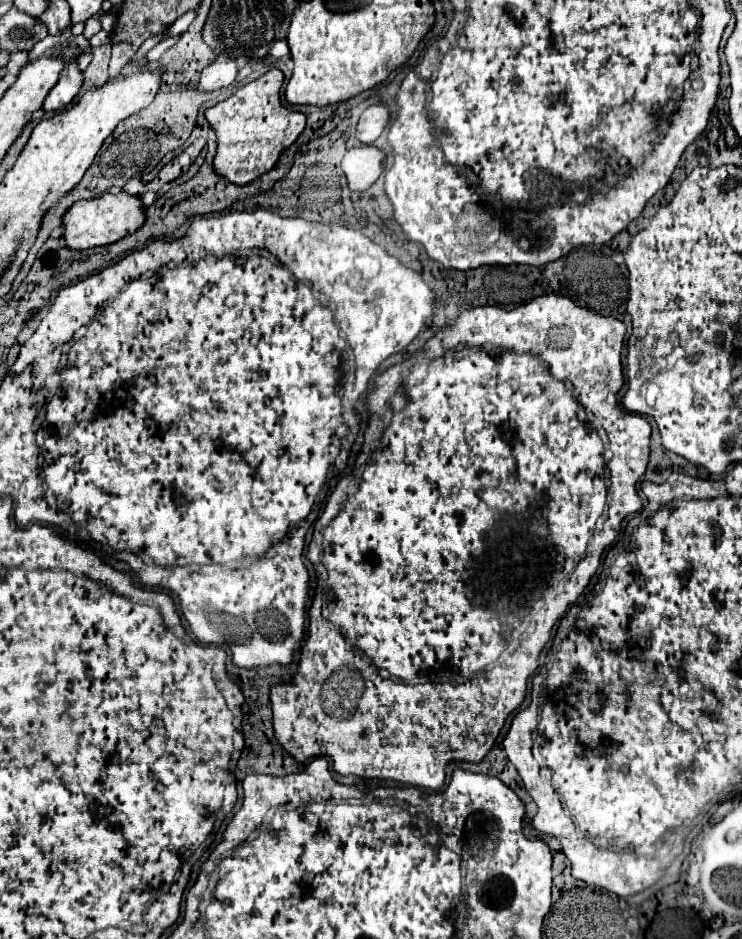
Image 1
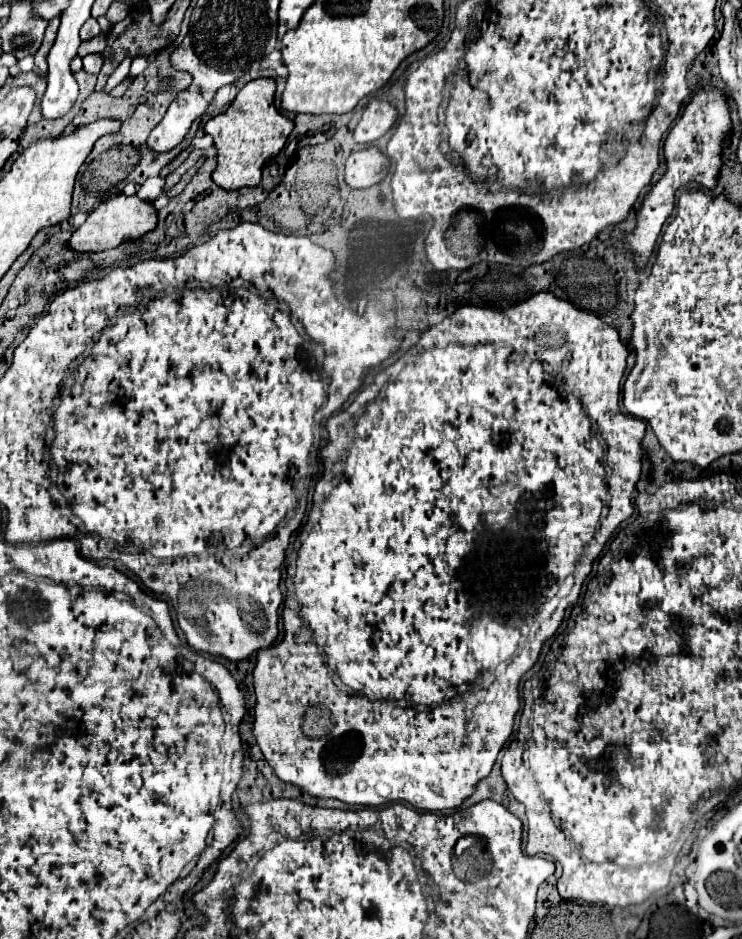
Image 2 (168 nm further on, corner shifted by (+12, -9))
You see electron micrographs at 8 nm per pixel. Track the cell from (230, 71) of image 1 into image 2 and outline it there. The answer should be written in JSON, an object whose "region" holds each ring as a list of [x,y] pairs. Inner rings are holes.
{"region":[[[183,90],[171,102],[165,118],[151,130],[147,138],[147,146],[153,152],[169,152],[187,136],[193,120],[205,112],[209,102],[201,92]]]}

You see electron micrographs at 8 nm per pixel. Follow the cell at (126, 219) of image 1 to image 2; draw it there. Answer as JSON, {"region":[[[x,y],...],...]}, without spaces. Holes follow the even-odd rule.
{"region":[[[119,194],[107,202],[101,202],[99,208],[95,208],[83,226],[79,226],[69,242],[69,248],[77,252],[103,252],[109,248],[117,248],[119,244],[127,240],[139,240],[143,234],[151,232],[157,224],[157,210],[149,200],[141,200],[139,196],[125,196]]]}

